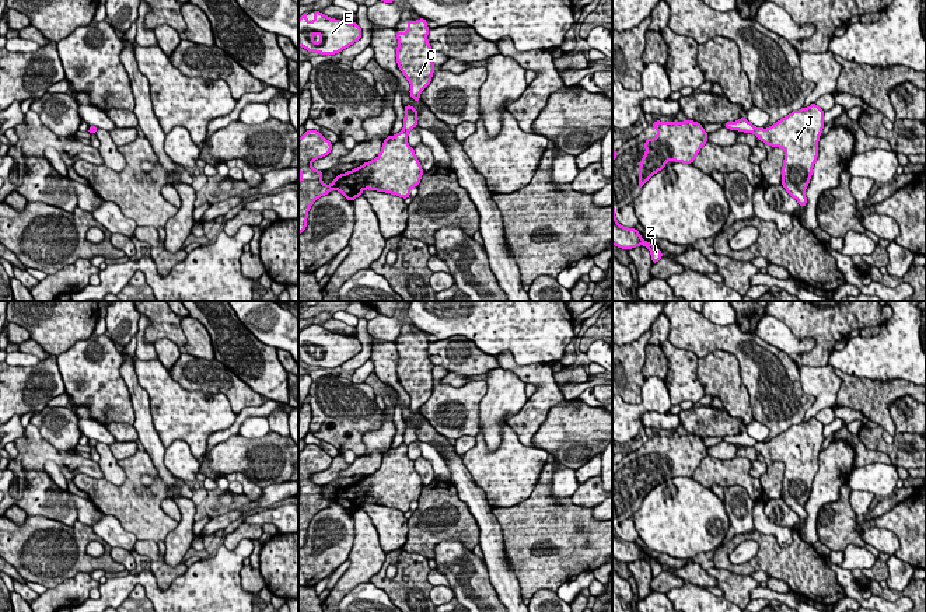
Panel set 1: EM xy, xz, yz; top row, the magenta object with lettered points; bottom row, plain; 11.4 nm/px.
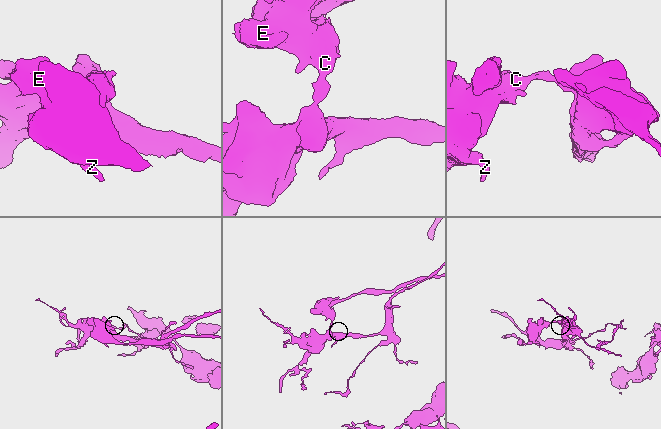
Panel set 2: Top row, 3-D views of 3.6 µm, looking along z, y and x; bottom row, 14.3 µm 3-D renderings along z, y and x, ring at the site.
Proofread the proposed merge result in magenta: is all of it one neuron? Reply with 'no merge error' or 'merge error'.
merge error

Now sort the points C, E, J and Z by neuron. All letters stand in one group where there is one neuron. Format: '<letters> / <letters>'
C E Z / J

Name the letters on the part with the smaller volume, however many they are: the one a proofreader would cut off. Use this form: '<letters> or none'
J

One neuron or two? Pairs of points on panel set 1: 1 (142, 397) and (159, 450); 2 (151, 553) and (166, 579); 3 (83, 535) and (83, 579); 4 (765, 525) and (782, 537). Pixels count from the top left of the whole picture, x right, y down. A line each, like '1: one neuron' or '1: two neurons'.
1: one neuron
2: one neuron
3: two neurons
4: one neuron

